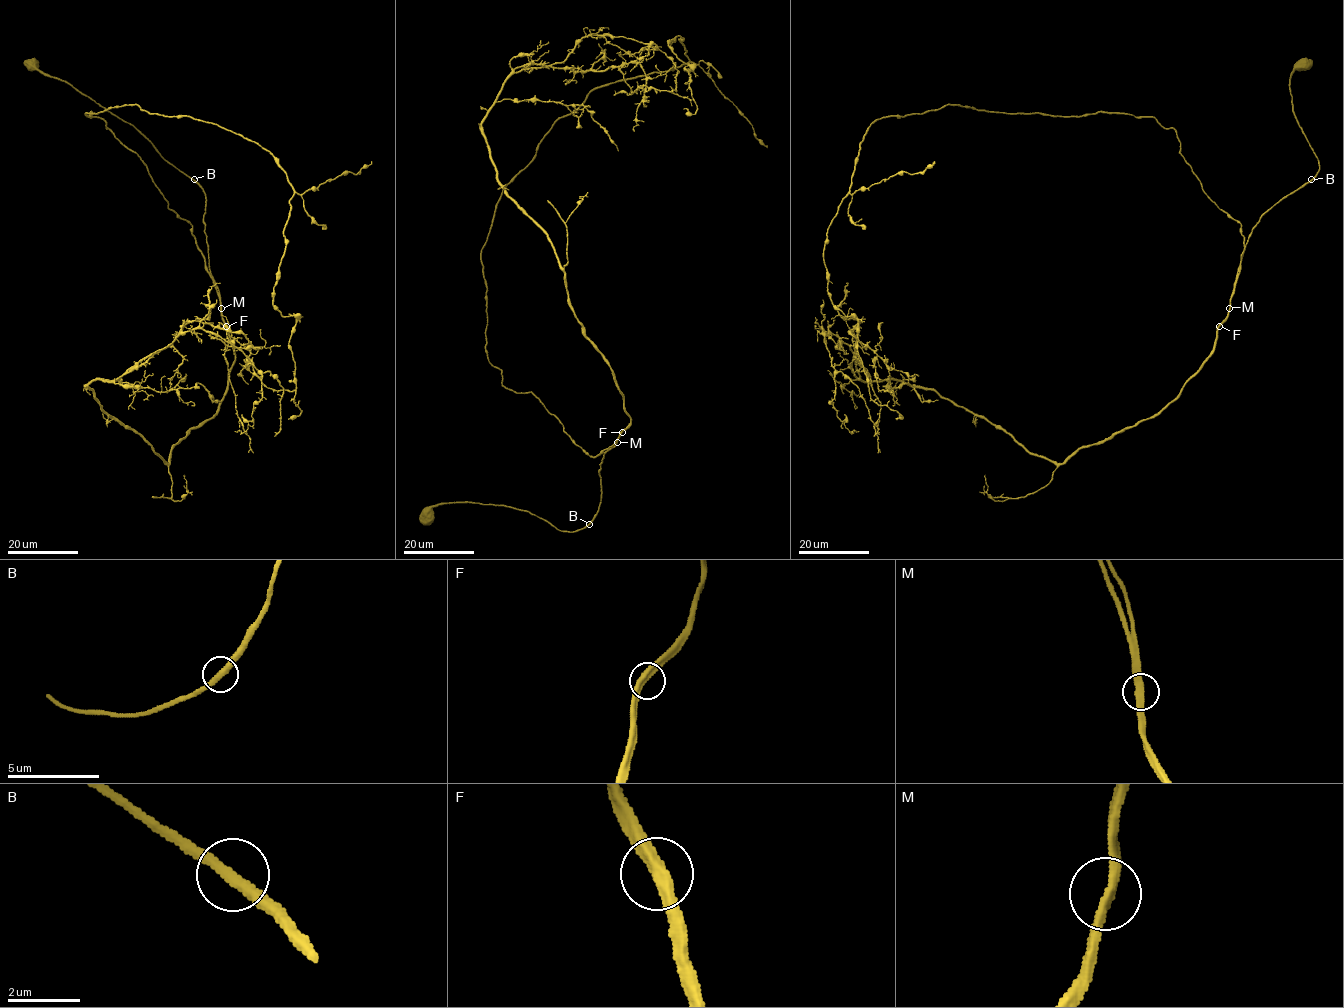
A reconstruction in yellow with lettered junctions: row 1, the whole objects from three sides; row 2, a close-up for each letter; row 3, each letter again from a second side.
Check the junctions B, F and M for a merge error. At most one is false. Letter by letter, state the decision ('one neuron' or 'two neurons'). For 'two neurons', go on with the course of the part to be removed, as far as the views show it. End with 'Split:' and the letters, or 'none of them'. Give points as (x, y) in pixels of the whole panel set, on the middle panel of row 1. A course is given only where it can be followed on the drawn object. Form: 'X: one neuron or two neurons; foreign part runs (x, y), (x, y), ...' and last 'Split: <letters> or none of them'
B: one neuron
F: one neuron
M: one neuron
Split: none of them

